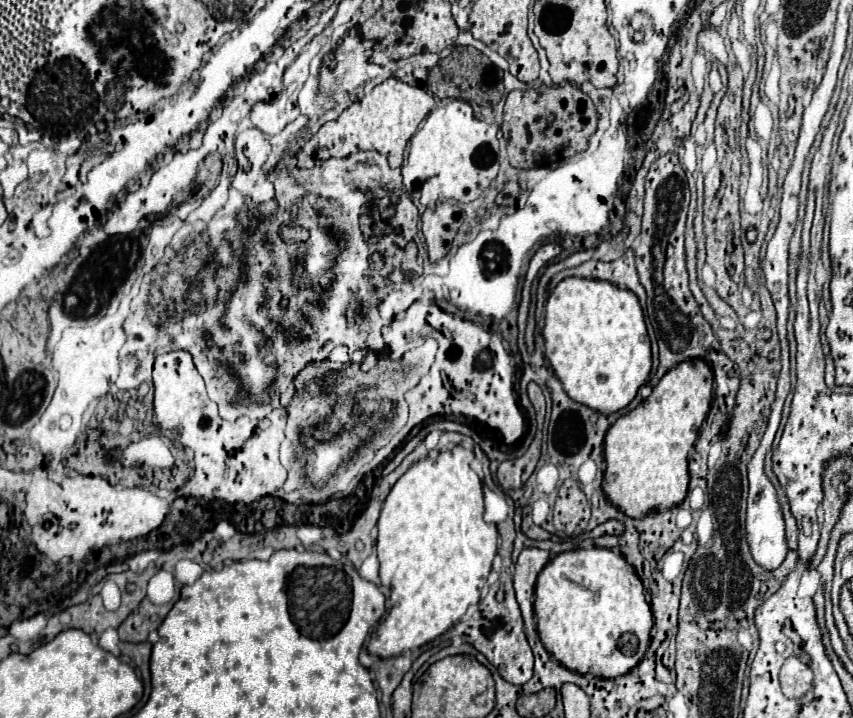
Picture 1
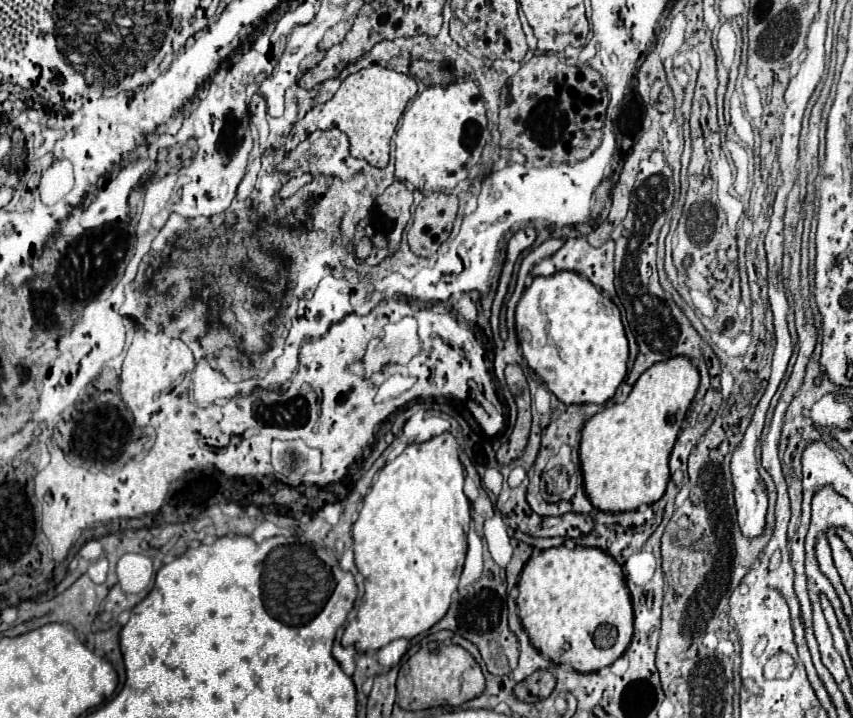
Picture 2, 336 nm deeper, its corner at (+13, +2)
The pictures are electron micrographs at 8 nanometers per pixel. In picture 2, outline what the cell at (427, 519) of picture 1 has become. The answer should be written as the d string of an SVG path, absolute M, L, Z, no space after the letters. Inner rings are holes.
M445 432L445 434L439 434L435 438L431 438L429 442L423 442L423 444L413 444L413 446L407 446L403 450L403 454L399 454L393 462L387 462L385 468L377 474L377 480L373 482L371 486L371 492L363 498L363 508L359 512L359 518L357 522L353 524L353 550L355 550L355 564L357 564L358 572L363 575L365 581L365 593L363 594L363 604L359 606L357 610L357 616L355 620L351 620L343 632L343 640L341 644L343 646L353 646L355 650L359 652L369 652L369 650L379 650L383 646L387 646L389 642L397 640L397 638L415 638L417 634L421 632L427 632L431 626L435 626L443 616L445 612L449 610L449 604L451 604L451 598L453 598L453 592L457 590L457 584L459 584L459 576L461 576L461 570L463 570L463 560L465 560L465 554L467 554L467 532L469 532L469 524L471 524L471 502L469 498L463 494L463 480L465 480L465 474L463 474L463 466L459 462L459 454L457 454L457 440L453 438L451 432Z

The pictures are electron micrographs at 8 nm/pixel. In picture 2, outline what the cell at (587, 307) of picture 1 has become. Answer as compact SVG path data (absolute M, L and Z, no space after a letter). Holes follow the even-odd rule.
M567 270L553 276L535 278L517 304L515 322L523 358L563 404L605 404L609 398L613 398L615 390L627 374L627 338L621 324L619 308L609 298L605 298L591 282L587 282L587 278Z

